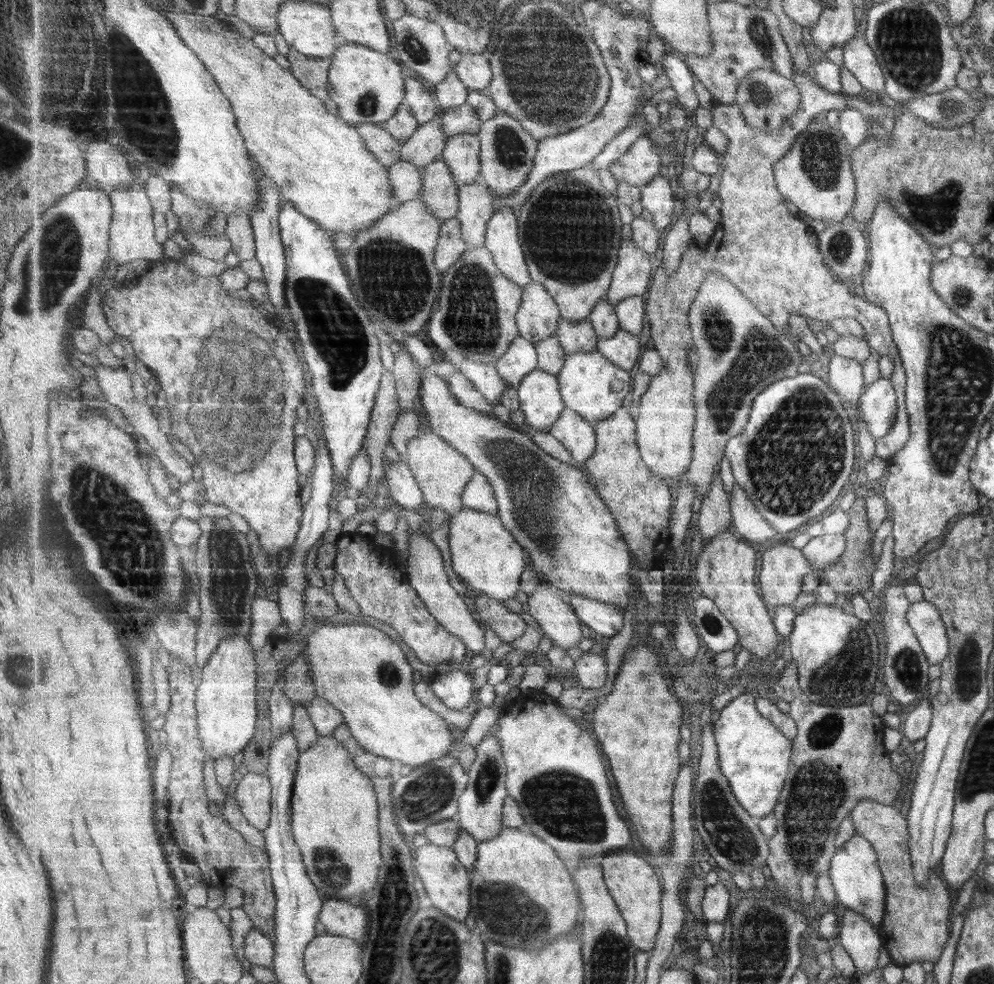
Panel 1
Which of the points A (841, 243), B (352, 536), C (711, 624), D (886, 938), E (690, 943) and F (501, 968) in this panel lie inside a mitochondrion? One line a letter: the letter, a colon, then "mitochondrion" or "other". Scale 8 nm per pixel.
A: mitochondrion
B: other
C: mitochondrion
D: other
E: other
F: mitochondrion

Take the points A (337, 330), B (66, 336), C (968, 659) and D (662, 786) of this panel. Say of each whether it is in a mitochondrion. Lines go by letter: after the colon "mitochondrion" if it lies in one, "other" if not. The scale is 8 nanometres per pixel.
A: mitochondrion
B: other
C: mitochondrion
D: other

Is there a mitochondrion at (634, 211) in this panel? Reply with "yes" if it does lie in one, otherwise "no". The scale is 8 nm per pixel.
no

